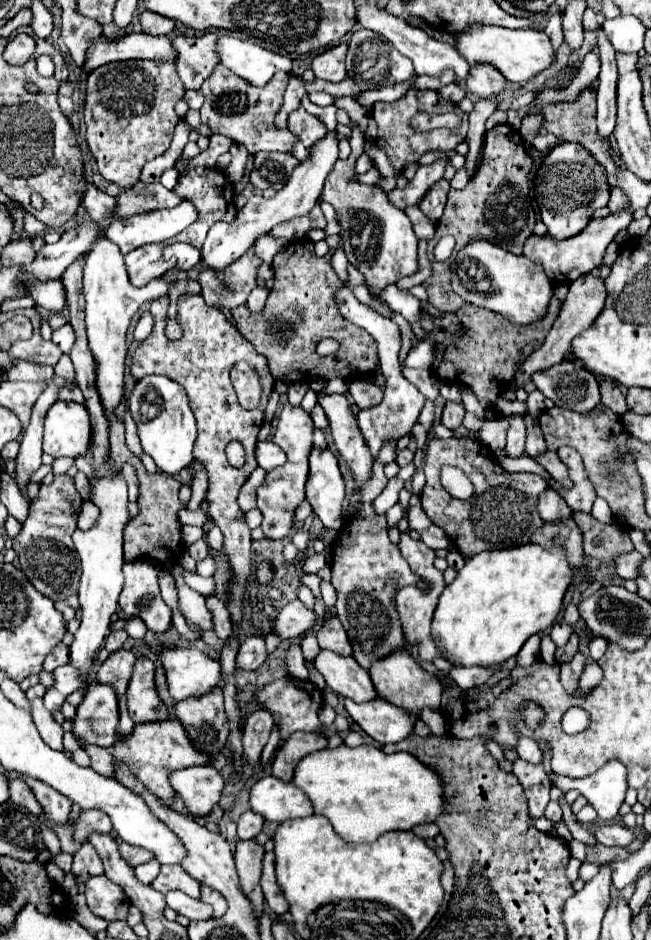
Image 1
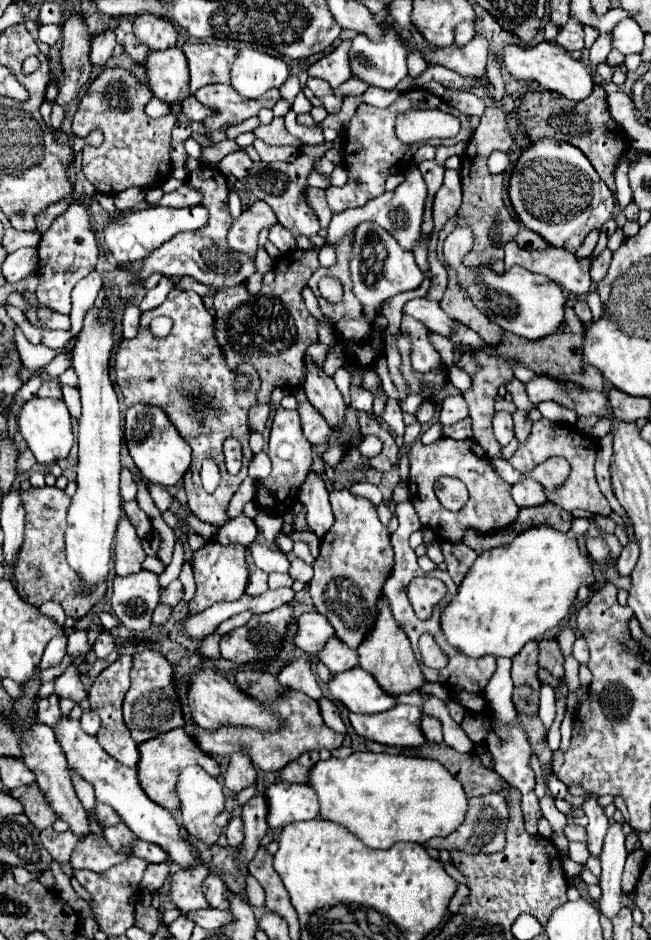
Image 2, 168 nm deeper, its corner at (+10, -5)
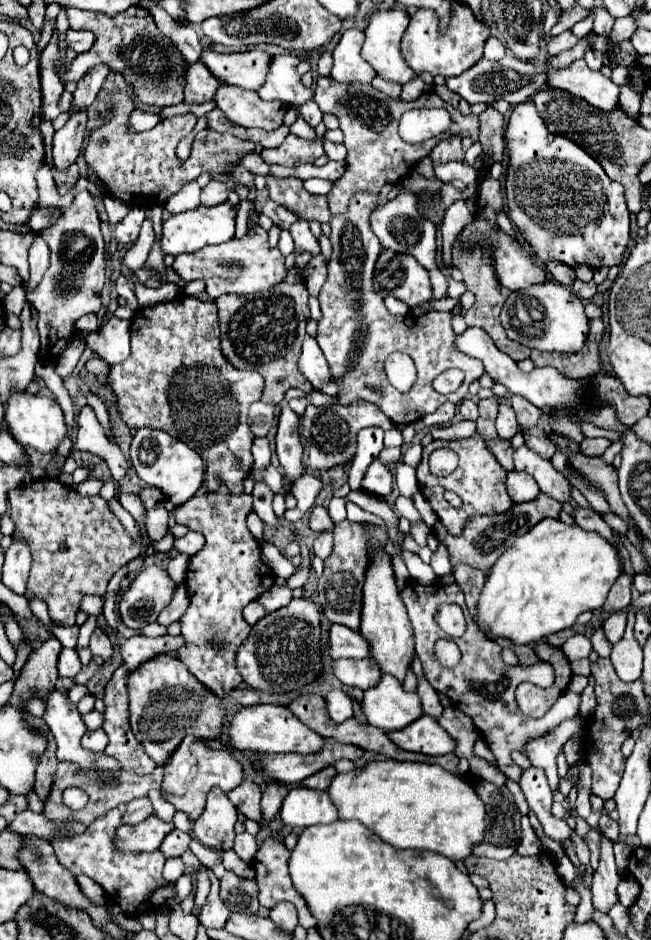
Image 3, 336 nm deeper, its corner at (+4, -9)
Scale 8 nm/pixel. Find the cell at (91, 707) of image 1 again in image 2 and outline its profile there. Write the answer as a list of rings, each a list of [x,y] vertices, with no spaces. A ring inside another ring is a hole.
[[[84,711],[82,713],[82,729],[90,735],[94,735],[100,729],[100,717],[96,715],[96,711]]]

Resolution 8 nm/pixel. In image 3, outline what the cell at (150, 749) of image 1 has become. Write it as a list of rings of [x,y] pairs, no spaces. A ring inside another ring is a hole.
[[[186,735],[178,749],[170,755],[170,761],[162,765],[162,769],[164,769],[164,781],[160,787],[162,797],[168,803],[172,803],[178,811],[186,813],[190,821],[202,815],[206,793],[210,791],[210,787],[220,787],[224,793],[228,793],[242,783],[242,765],[226,751],[226,747],[216,739],[198,739],[194,735]]]

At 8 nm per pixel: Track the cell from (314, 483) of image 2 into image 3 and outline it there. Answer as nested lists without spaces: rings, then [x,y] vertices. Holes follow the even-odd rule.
[[[318,505],[318,507],[312,509],[310,527],[312,527],[314,531],[318,531],[318,533],[322,533],[322,531],[332,531],[332,529],[334,529],[332,517],[330,517],[330,513],[328,513],[326,507],[320,507],[320,505]]]

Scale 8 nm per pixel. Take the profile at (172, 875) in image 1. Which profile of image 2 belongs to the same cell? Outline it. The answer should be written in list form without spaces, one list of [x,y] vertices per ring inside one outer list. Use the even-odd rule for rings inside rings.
[[[198,865],[192,869],[180,869],[172,875],[170,883],[170,897],[176,903],[176,907],[184,913],[206,909],[208,901],[202,893],[202,881],[210,875],[210,867]]]

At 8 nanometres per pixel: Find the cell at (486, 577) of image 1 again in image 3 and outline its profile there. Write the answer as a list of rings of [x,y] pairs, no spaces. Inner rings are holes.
[[[542,519],[508,547],[486,575],[476,625],[484,635],[532,645],[552,633],[570,629],[578,615],[604,605],[616,577],[622,575],[614,547],[600,535],[558,519]]]

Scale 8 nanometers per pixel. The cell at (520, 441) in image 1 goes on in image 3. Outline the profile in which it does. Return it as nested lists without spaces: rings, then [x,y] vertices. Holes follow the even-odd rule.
[[[510,403],[500,405],[500,413],[498,413],[498,419],[496,419],[496,431],[498,431],[498,437],[504,439],[504,441],[512,439],[518,433],[514,409],[510,407]]]

